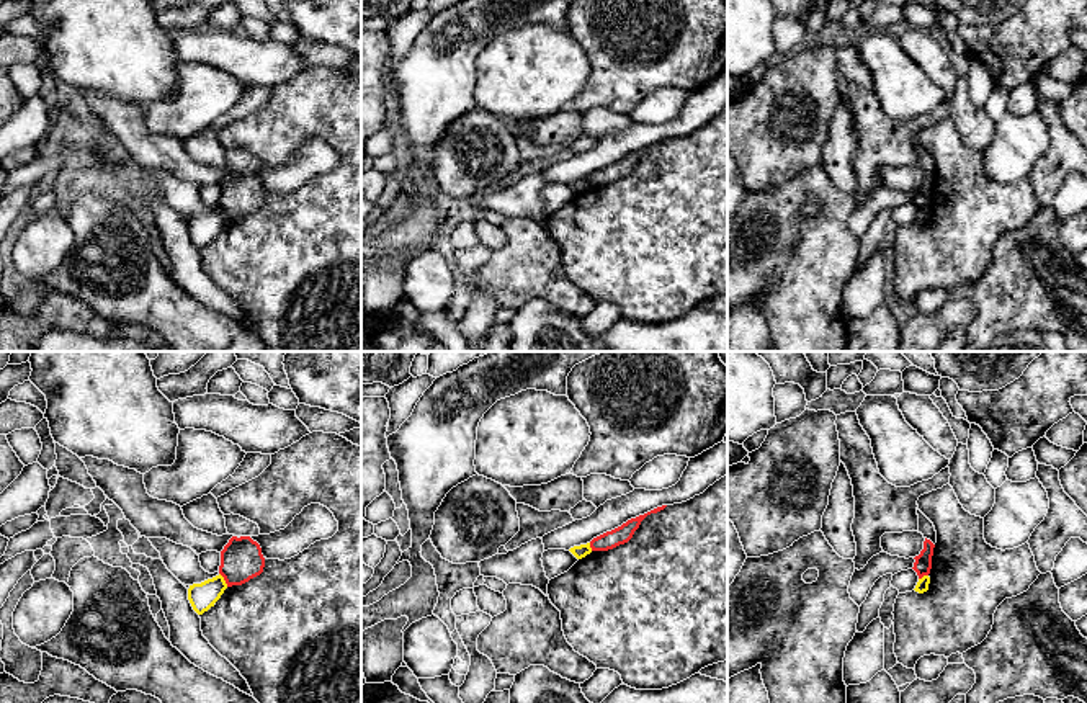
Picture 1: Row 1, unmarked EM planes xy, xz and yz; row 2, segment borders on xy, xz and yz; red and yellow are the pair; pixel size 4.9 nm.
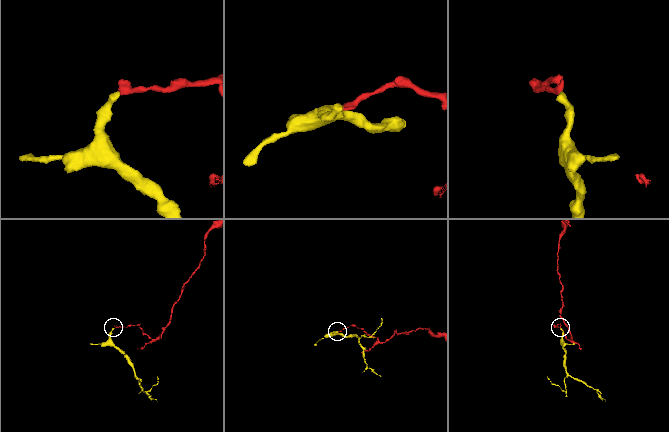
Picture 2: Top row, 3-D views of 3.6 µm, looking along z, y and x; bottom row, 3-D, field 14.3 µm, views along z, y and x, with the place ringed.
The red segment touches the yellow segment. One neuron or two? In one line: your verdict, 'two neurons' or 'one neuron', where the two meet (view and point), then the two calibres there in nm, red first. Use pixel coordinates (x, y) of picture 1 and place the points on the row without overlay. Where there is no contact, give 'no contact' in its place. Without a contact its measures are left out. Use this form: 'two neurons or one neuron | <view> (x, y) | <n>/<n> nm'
two neurons | xy (224, 213) | 200/130 nm

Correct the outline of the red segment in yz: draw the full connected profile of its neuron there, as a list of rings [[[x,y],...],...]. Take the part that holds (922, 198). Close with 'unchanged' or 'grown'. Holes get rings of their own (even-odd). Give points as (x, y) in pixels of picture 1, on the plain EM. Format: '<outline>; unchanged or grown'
[[[925,172],[924,183],[919,190],[915,190],[914,204],[917,206],[919,213],[930,208],[932,203],[932,190],[933,190],[935,178]]]; unchanged

